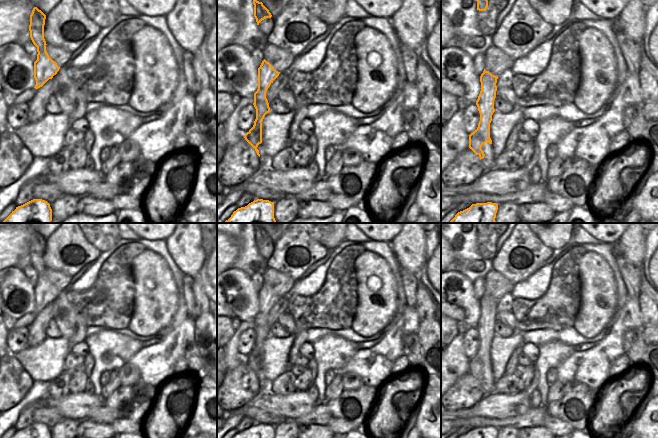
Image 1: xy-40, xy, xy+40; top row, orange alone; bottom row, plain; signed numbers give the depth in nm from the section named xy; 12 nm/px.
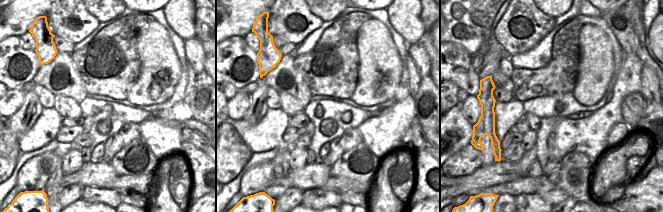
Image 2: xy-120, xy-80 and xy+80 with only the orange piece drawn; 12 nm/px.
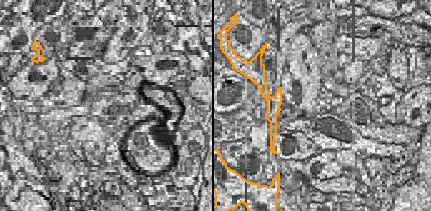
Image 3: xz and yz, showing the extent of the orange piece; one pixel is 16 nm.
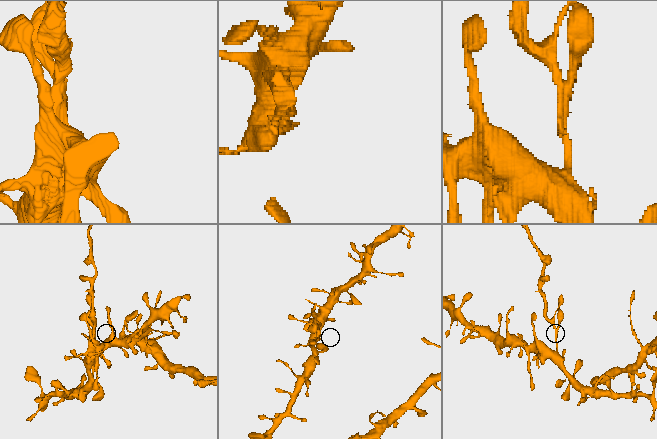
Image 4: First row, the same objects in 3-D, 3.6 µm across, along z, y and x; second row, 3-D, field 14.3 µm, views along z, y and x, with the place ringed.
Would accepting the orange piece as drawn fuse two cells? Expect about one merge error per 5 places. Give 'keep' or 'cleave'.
cleave

